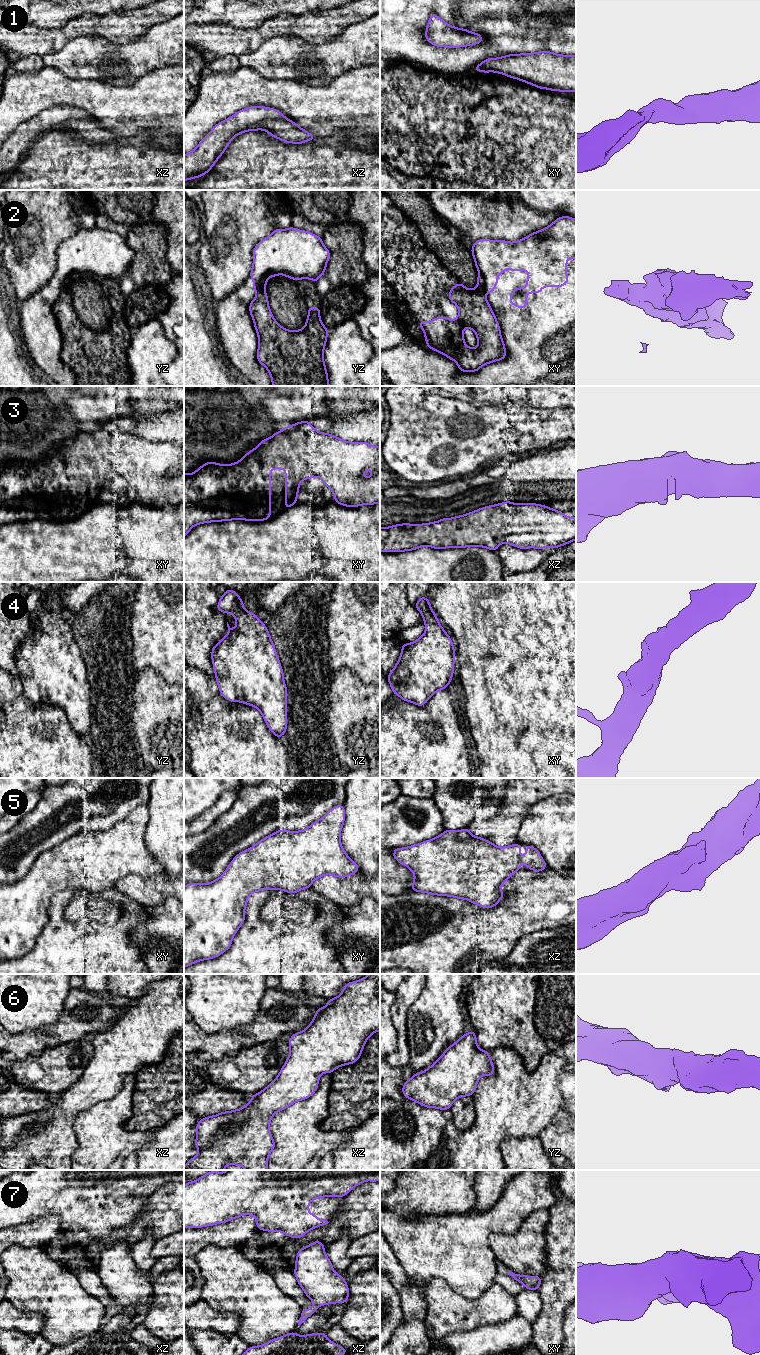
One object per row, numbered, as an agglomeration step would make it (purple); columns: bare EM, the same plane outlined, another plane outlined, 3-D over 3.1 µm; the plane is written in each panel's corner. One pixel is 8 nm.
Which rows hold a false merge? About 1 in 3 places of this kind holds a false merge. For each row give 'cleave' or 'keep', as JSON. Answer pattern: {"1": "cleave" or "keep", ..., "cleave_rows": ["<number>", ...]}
{"1": "keep", "2": "cleave", "3": "keep", "4": "keep", "5": "keep", "6": "keep", "7": "cleave", "cleave_rows": ["2", "7"]}

